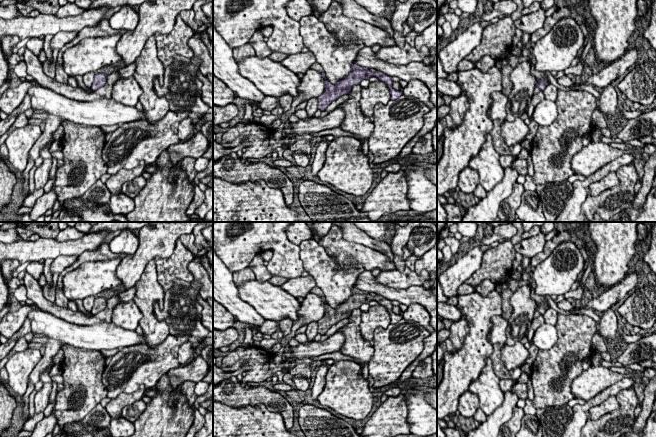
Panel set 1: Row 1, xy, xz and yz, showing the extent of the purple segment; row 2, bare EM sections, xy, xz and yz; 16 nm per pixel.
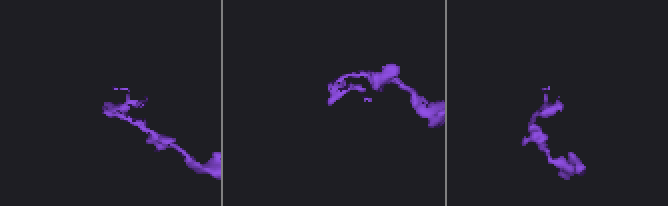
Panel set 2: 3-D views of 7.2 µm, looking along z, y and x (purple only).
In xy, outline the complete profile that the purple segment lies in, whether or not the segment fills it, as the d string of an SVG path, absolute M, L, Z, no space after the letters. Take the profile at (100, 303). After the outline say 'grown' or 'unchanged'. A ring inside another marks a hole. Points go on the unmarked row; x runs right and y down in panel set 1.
M104 297L95 298L91 313L95 315L100 311L103 311L106 308L106 304L107 304L107 299L105 299Z | unchanged

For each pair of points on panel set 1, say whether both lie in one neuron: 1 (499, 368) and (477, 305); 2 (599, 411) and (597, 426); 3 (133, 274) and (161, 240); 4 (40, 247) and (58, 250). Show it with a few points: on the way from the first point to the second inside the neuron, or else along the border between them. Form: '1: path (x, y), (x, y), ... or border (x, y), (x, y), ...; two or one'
1: border (493, 344), (493, 350), (489, 356); two
2: border (619, 408), (605, 413), (597, 419), (590, 418); two
3: path (135, 265), (152, 248); one
4: path (44, 248), (54, 249); one

